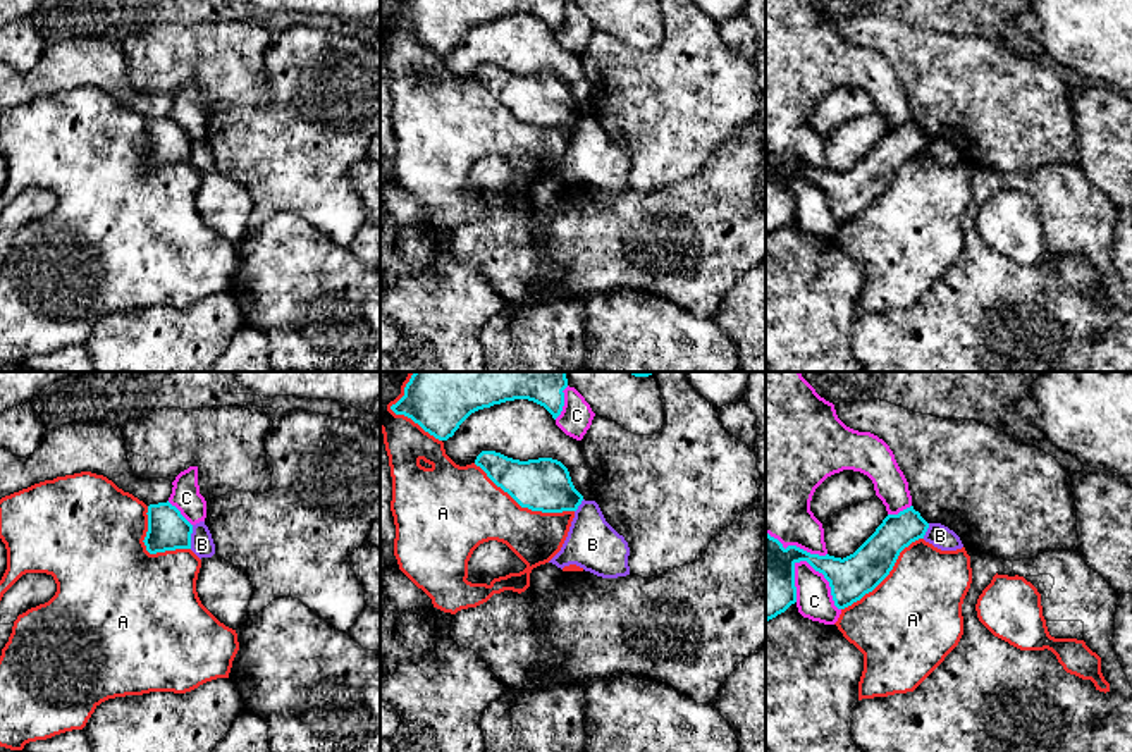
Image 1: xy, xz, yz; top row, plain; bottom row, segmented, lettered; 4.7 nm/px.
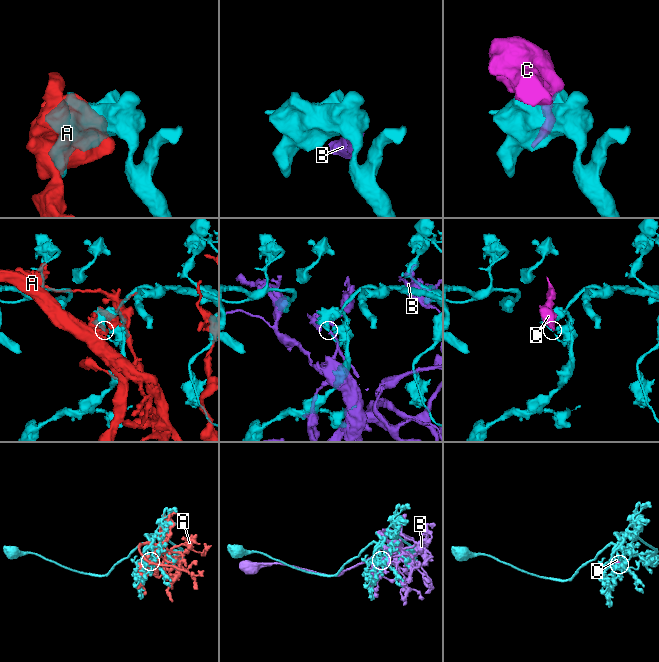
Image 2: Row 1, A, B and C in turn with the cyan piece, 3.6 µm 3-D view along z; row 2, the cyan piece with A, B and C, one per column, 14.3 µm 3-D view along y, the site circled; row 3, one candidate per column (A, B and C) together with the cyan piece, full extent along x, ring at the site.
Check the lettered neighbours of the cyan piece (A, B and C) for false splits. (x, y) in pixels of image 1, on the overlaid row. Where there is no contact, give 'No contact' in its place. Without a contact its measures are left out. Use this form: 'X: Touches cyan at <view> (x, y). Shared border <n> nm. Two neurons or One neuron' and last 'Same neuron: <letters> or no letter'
A: Touches cyan at xz (523, 506). Shared border 500 nm. Two neurons
B: Touches cyan at xy (190, 537). Shared border 110 nm. Two neurons
C: Touches cyan at yz (824, 577). Shared border 320 nm. Two neurons
Same neuron: no letter

